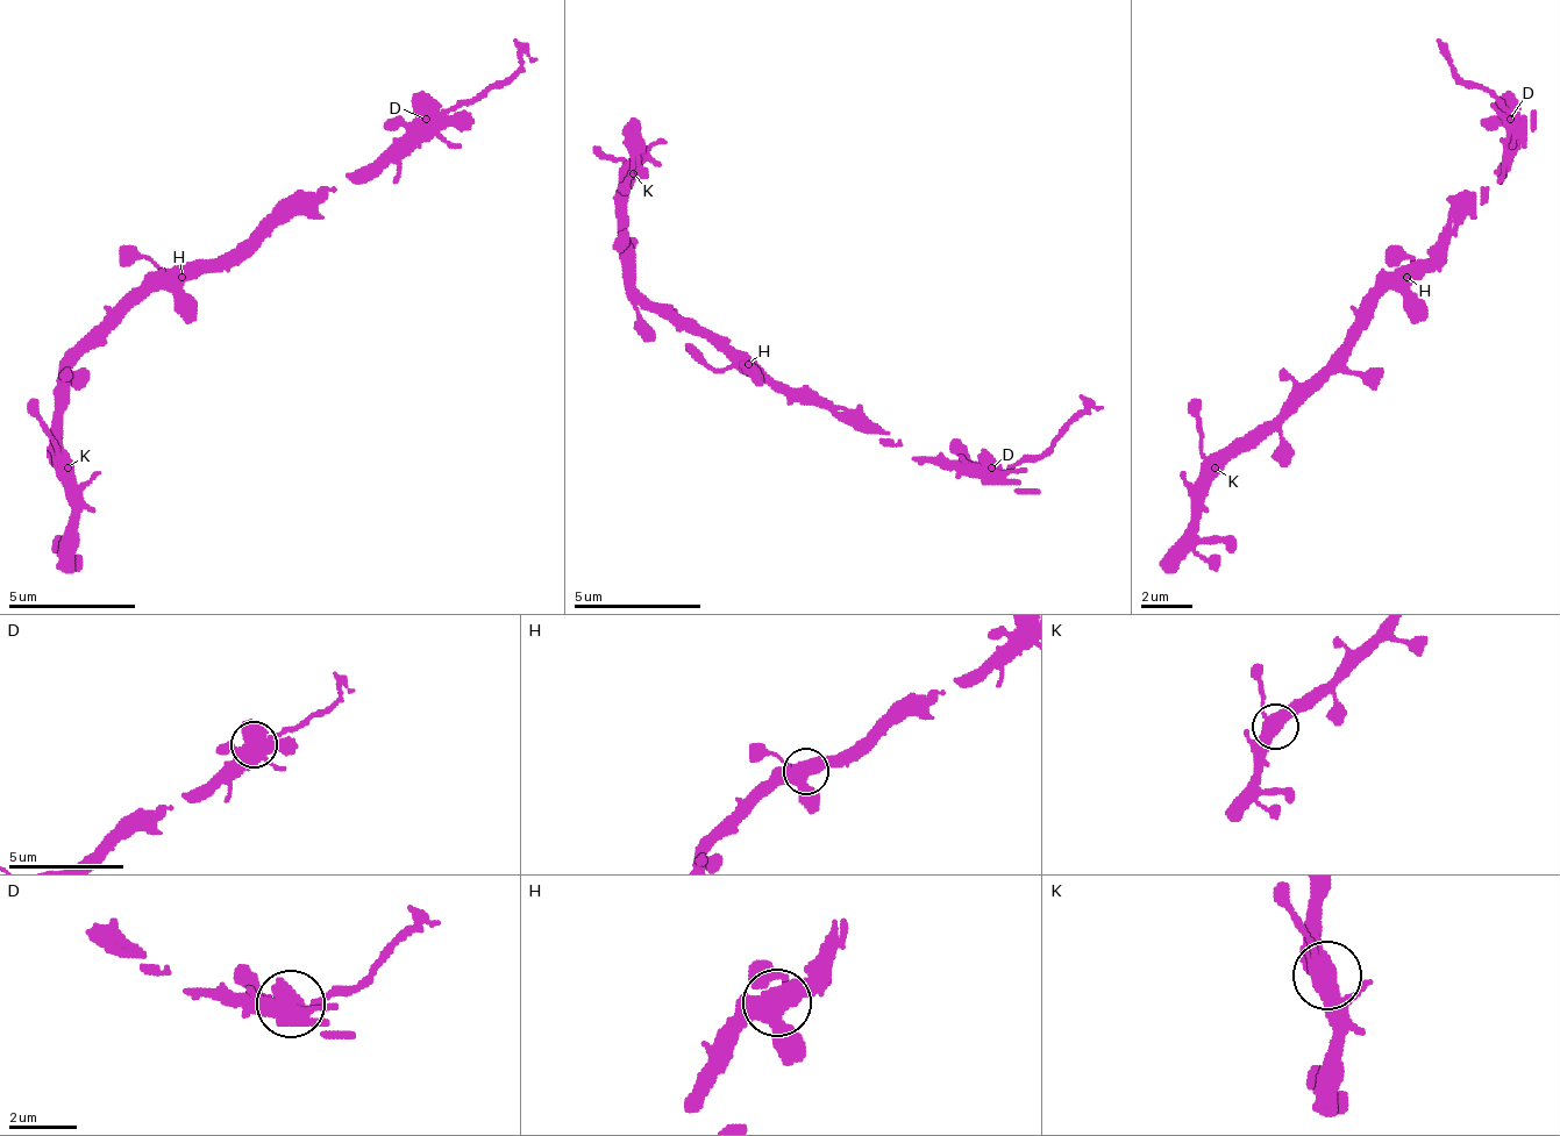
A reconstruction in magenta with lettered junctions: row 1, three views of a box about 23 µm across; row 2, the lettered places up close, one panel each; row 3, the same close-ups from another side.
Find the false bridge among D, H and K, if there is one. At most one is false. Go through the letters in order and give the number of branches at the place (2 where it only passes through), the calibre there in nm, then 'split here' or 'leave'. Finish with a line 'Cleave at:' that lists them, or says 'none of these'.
D: 6 branches meet; 550 nm thick; split here
H: 4 branches meet; 480 nm thick; leave
K: 3 branches meet; 440 nm thick; leave
Cleave at: D

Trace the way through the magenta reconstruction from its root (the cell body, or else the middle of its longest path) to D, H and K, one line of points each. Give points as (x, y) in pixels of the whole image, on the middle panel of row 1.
D: (767, 377), (792, 390), (818, 390), (843, 415), (875, 428), (913, 459), (990, 466)
H: (767, 377), (761, 377), (748, 364)
K: (767, 377), (748, 377), (710, 338), (677, 326), (633, 281), (633, 243), (627, 237), (627, 179), (633, 173)

